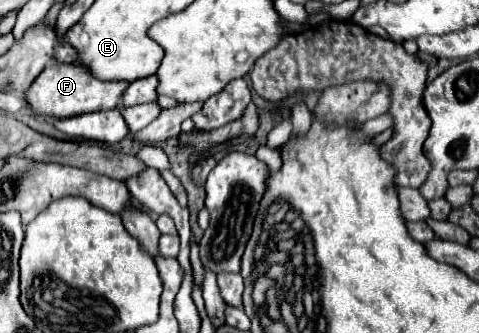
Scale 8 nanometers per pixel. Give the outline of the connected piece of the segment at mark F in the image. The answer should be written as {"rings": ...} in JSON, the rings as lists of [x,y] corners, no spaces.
{"rings":[[[49,62],[45,70],[33,80],[29,90],[23,92],[25,104],[33,118],[73,118],[79,114],[89,114],[97,110],[111,110],[119,104],[127,82],[103,82],[91,76],[81,64],[57,66]]]}

